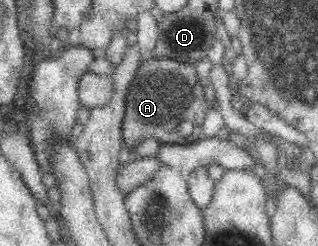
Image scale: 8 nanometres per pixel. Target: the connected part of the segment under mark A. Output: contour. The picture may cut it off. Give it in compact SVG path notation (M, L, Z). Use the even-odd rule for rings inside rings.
M154 58L141 64L128 85L125 94L126 110L122 120L122 140L131 149L140 146L146 138L157 137L165 144L188 145L202 139L202 126L210 104L198 80L194 64ZM182 122L192 122L194 130L189 136L180 132Z

